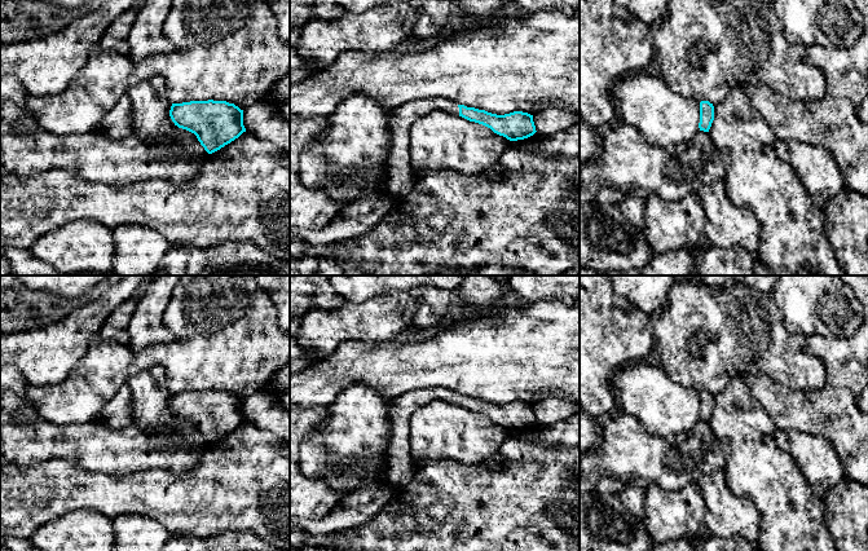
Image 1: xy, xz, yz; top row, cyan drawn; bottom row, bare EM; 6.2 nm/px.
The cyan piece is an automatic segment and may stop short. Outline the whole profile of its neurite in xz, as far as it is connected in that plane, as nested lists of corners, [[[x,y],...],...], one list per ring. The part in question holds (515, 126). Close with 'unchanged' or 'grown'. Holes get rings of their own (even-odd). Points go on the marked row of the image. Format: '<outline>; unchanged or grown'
[[[442,97],[417,100],[395,107],[391,110],[389,118],[393,146],[385,177],[385,189],[387,193],[398,202],[409,195],[417,181],[411,169],[411,158],[409,154],[410,128],[420,118],[437,110],[444,110],[451,115],[459,115],[470,122],[483,124],[510,141],[524,140],[537,132],[533,115],[528,113],[514,111],[497,115],[485,110],[458,105]]]; grown

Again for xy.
[[[226,101],[172,103],[169,116],[175,125],[194,133],[208,154],[246,132],[243,110]]]; unchanged

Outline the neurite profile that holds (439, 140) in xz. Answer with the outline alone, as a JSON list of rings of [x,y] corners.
[[[444,110],[420,118],[409,133],[417,178],[445,168],[476,175],[498,162],[510,145],[510,140],[490,128]]]

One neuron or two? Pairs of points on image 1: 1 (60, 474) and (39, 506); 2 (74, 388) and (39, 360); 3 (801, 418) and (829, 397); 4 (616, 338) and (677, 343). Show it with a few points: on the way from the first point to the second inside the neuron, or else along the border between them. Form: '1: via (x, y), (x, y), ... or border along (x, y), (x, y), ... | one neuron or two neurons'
1: via (54, 481), (39, 498) | one neuron
2: border along (83, 356), (60, 382), (34, 386) | two neurons
3: via (807, 411), (815, 411), (823, 404) | one neuron
4: border along (648, 316), (656, 345) | two neurons

